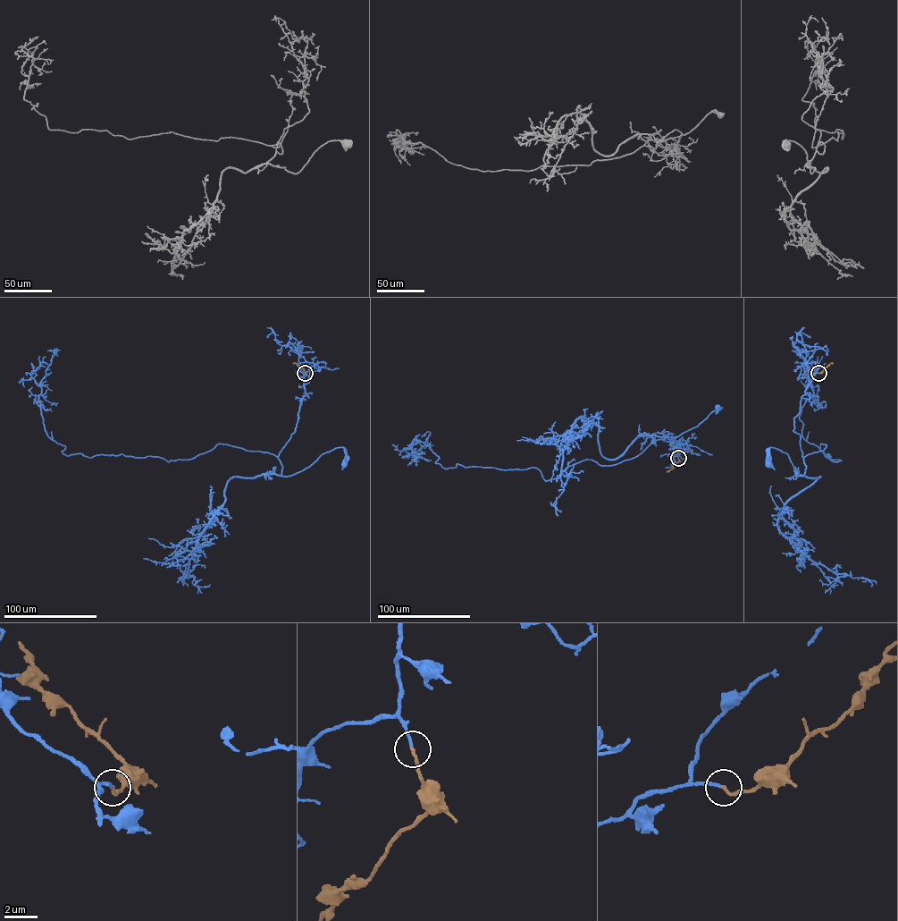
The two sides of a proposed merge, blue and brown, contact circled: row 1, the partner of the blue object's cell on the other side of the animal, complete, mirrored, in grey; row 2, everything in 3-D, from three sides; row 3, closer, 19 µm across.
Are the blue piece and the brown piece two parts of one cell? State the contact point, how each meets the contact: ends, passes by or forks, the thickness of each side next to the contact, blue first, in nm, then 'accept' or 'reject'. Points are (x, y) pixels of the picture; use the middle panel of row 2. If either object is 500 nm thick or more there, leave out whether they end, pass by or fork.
(678, 458) | blue ends | brown ends | 180/200 nm | accept

